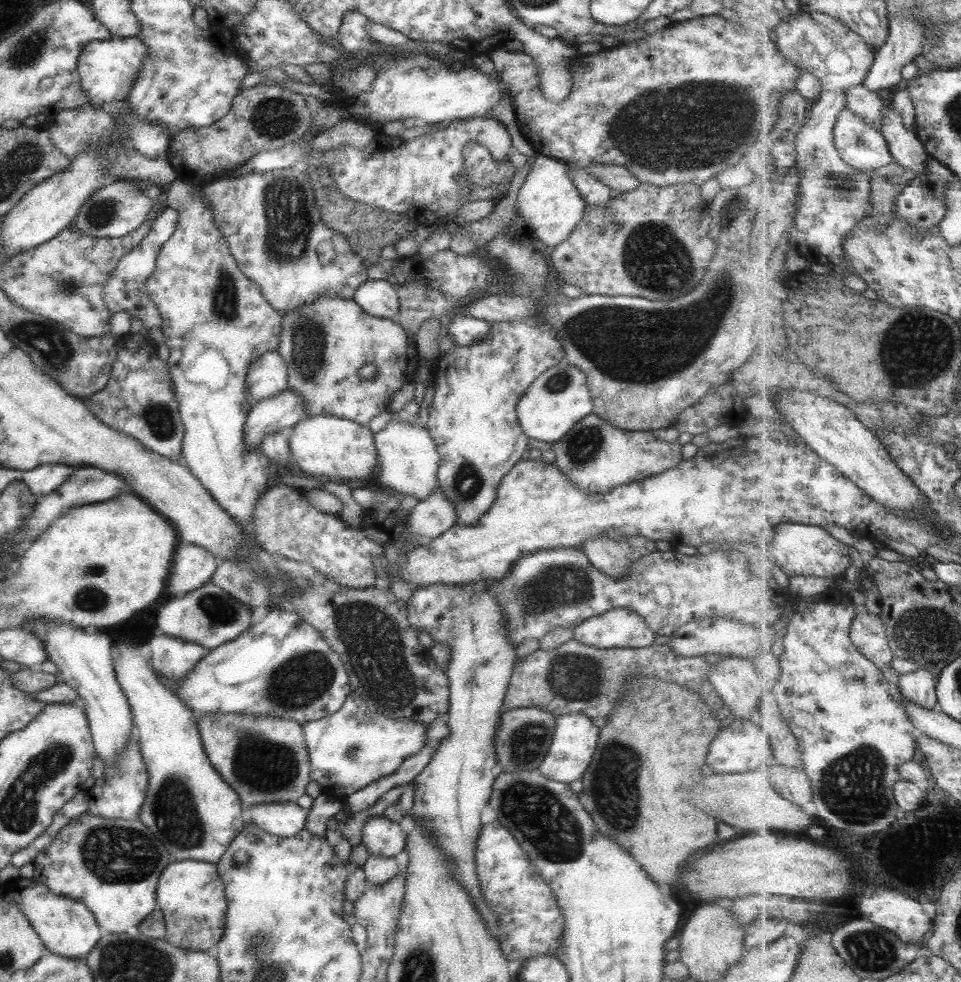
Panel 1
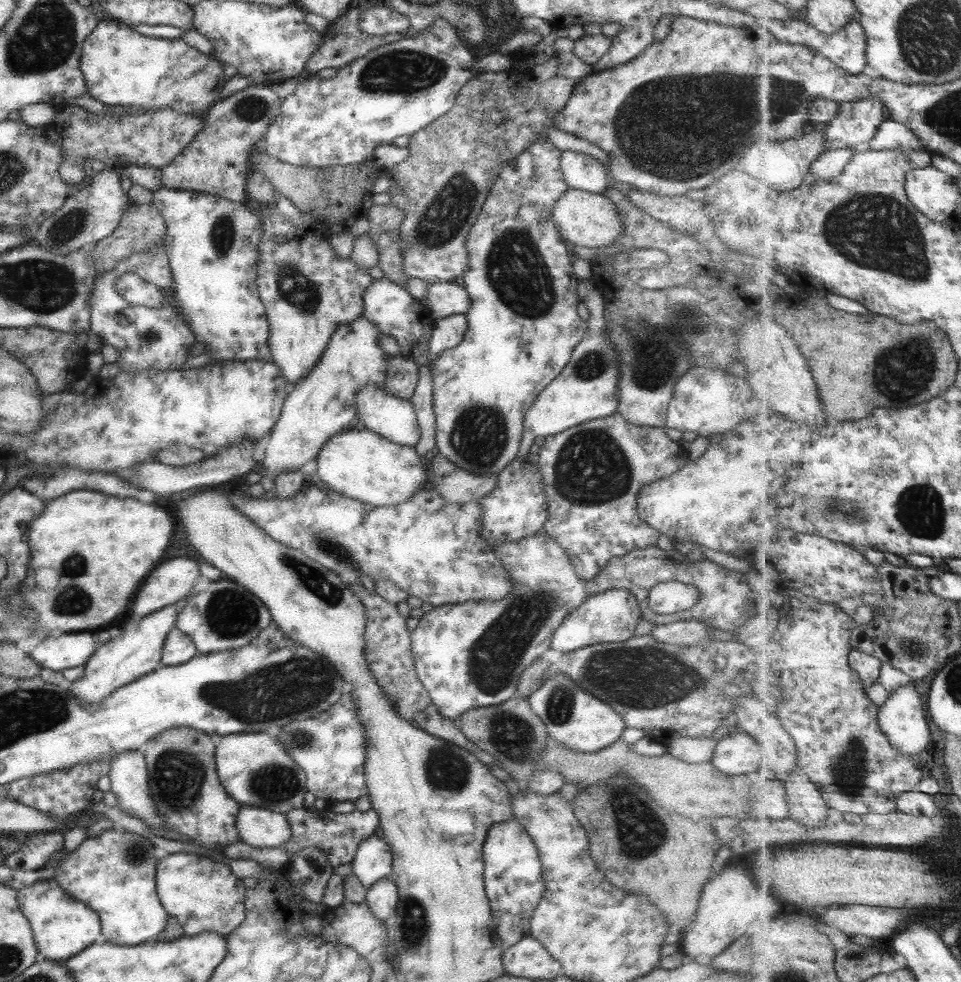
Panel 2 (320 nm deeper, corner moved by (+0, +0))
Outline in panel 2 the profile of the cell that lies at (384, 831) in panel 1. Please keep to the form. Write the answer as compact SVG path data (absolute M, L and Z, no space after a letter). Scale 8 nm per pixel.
M373 835L366 837L357 845L350 863L350 874L365 888L369 888L374 882L385 879L391 872L392 856L389 845Z

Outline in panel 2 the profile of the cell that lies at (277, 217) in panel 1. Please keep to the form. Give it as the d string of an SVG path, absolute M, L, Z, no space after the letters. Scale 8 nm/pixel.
M273 205L250 206L260 220L255 288L268 323L267 349L270 362L279 369L286 386L290 388L317 363L333 330L362 316L362 295L374 278L365 268L355 266L348 257L337 258L327 239L317 238L315 242L313 236L306 231L295 230L289 221L277 213Z

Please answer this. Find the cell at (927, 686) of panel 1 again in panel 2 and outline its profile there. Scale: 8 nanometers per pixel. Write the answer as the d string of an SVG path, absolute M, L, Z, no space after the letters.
M912 683L890 691L890 697L880 706L879 721L884 733L903 756L924 755L923 750L931 744L931 728L925 716L925 702Z

